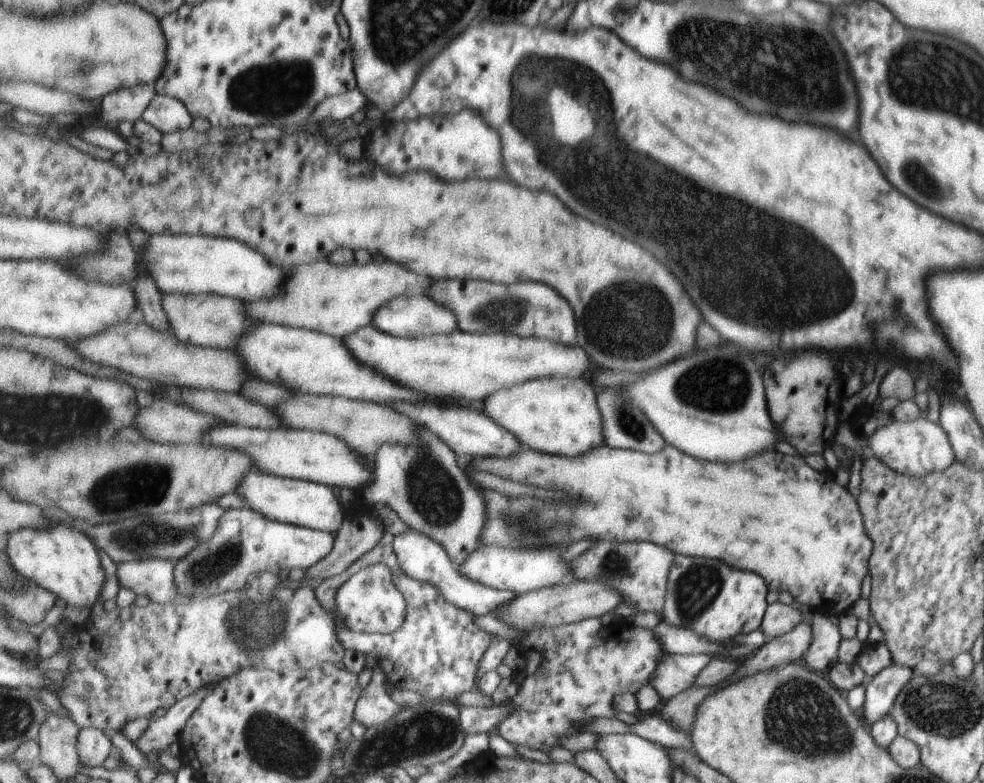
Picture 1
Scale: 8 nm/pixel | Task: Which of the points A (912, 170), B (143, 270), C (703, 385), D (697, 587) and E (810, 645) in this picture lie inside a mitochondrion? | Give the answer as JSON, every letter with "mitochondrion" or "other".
{"A":"mitochondrion","B":"other","C":"mitochondrion","D":"mitochondrion","E":"other"}

